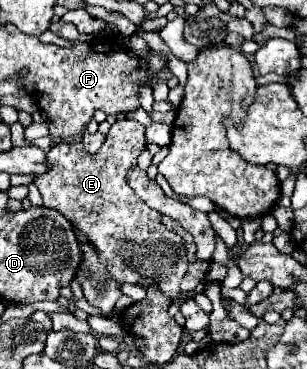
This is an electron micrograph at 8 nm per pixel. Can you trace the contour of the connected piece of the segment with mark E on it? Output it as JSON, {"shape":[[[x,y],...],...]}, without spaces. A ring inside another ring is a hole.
{"shape":[[[118,120],[96,154],[88,154],[82,142],[54,146],[48,152],[50,172],[38,176],[34,184],[44,198],[44,206],[62,212],[96,246],[100,260],[120,284],[156,286],[176,300],[188,268],[184,242],[160,222],[160,212],[142,202],[126,184],[126,172],[136,164],[142,150],[146,150],[144,126],[136,120]]]}

